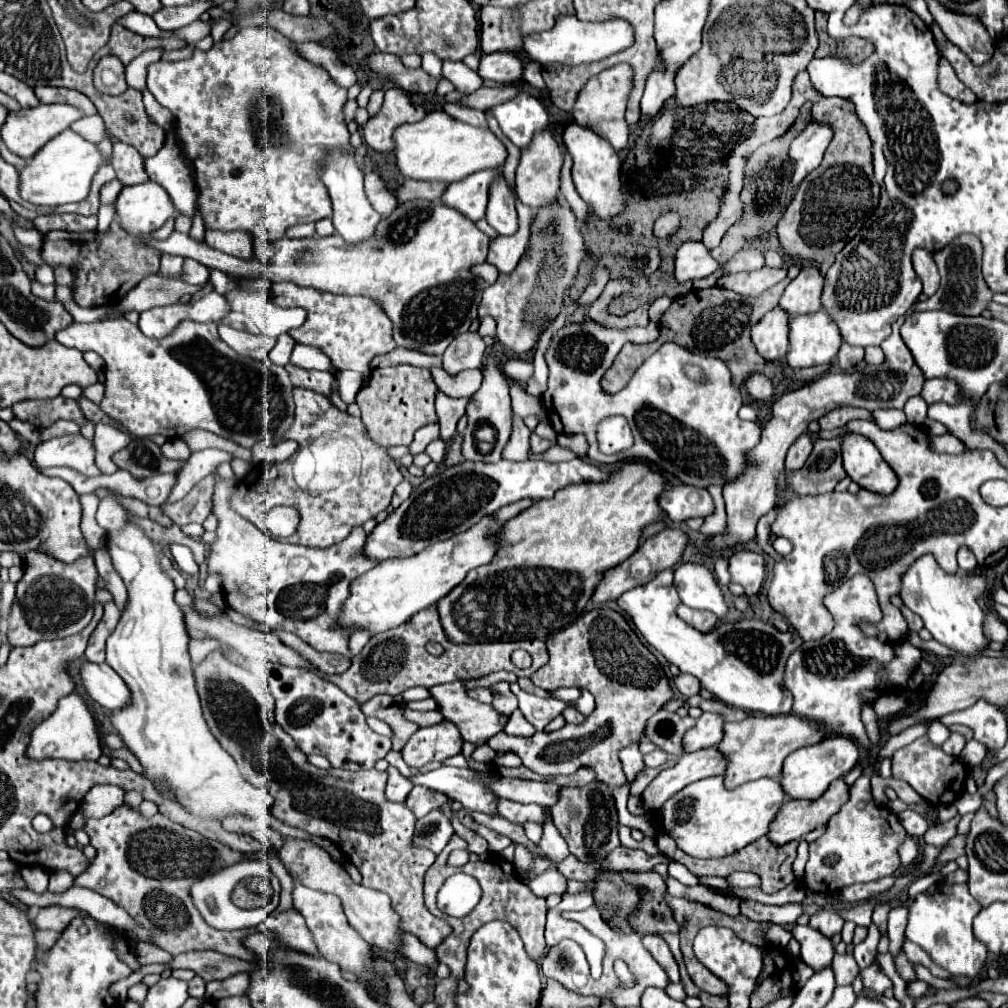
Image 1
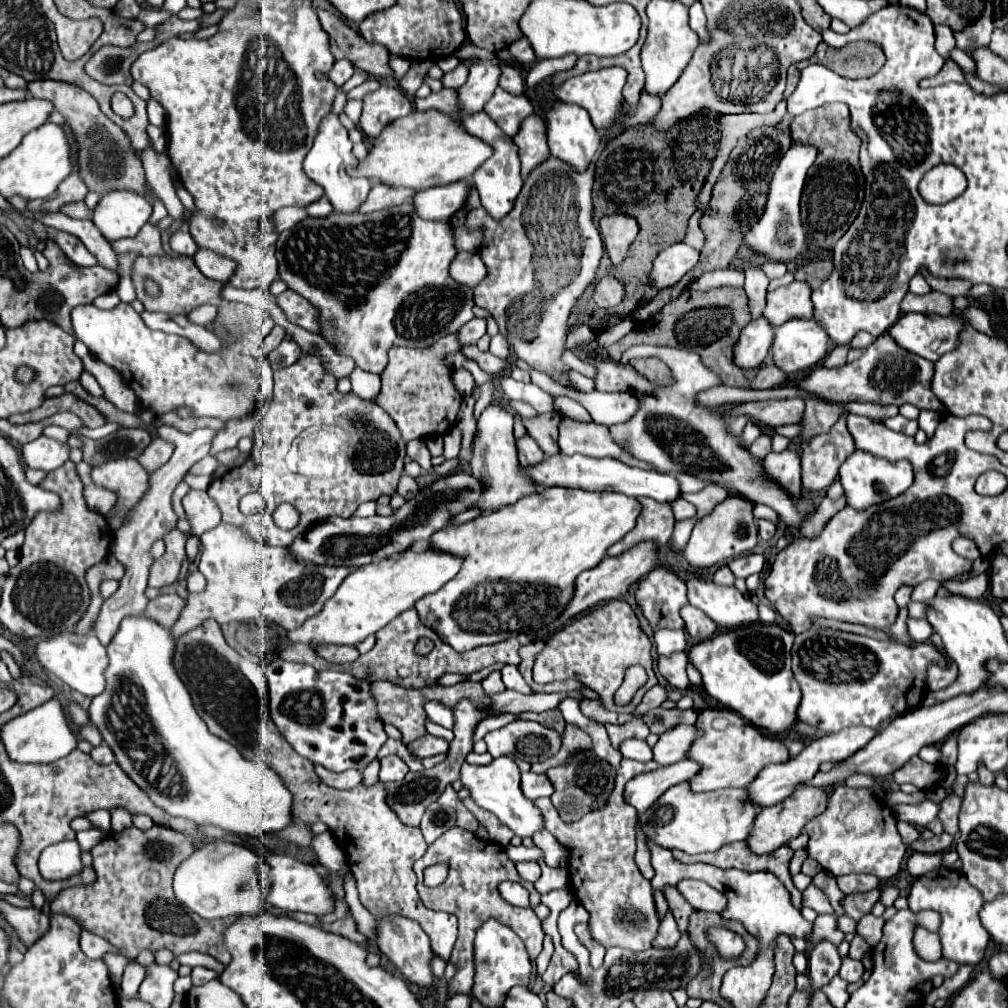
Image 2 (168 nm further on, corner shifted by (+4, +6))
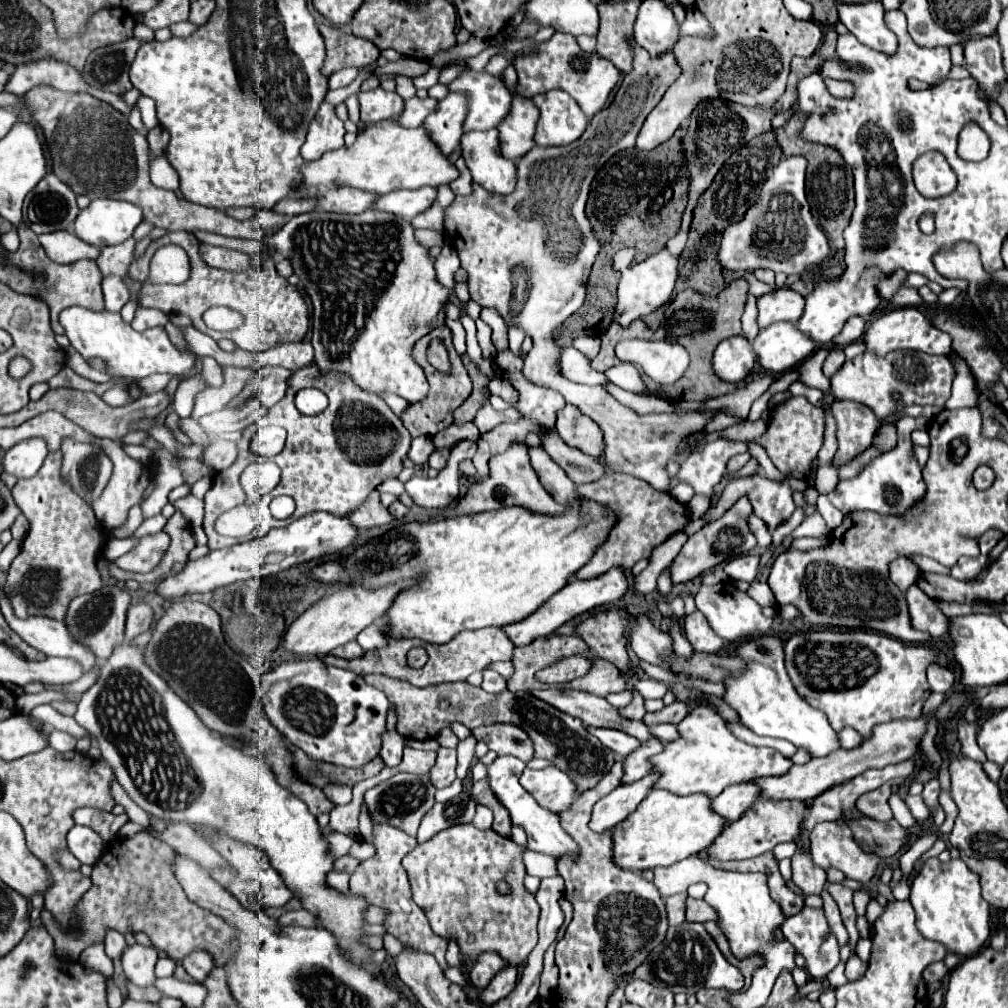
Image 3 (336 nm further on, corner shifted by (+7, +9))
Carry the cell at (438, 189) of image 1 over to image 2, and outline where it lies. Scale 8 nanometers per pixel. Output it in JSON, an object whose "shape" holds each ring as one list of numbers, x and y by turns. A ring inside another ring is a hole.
{"shape":[[372,183,372,189,370,189,370,195,366,197,366,203,362,203,362,207,358,207,358,211,360,213,372,213,372,211,380,211,386,207,402,205,402,203,410,201,414,193,416,193,414,189,388,187,384,183]]}

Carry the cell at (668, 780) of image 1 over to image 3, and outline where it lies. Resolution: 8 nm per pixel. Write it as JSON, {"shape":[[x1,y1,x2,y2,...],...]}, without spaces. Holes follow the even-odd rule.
{"shape":[[649,774,643,780,637,780,631,784,621,784,619,788,615,788,611,794,601,798,593,806,593,818,591,818,589,826,595,832,603,832,603,830,613,828,615,824,623,822,631,812,635,812,639,802,653,790,657,780,659,780,657,774]]}

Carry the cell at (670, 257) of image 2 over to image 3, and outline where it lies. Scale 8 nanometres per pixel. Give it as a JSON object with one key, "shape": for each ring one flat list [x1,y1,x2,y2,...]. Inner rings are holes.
{"shape":[[663,248,663,252,657,252,657,254,649,256,647,260,627,268,619,282,619,302,615,306,613,320,621,326,629,326,633,320,637,320,645,314,651,314,659,306,669,302,675,280,677,280,677,266,679,266,679,258,673,256,671,252,667,252,667,248]]}

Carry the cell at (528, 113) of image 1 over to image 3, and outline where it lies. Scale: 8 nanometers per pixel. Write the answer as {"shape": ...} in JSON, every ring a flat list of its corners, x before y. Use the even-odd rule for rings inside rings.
{"shape":[[467,70,465,76,449,84,451,92,469,94,469,114,465,118,465,132,469,130,491,130,501,124,501,120,511,110,511,92,503,80,495,80,485,72]]}

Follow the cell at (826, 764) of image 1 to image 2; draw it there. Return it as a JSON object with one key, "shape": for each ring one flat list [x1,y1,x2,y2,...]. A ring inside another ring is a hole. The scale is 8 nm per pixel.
{"shape":[[886,721,882,723,879,729,846,727,846,731,838,731,838,733,834,733,834,735,824,735,824,737,818,737,818,739,810,741,810,743,802,749,802,753,800,753,798,757,794,757,794,759,790,759,790,761,786,761,786,763,778,763,778,765,764,767,764,769,756,775,756,779,746,787,746,789,748,789,748,799,750,799,756,807,760,807,760,809,762,809,762,807,776,805,778,801,782,801,782,799,786,799,788,795,792,795,792,791,794,791,800,783,812,779,812,777,816,775,816,771,818,771,818,767,820,767,822,761,834,761,834,763,836,763,836,761,844,761,844,759,852,757,860,747,864,747,864,745,874,737,874,733,878,733,880,729,887,727,891,722,892,721]]}

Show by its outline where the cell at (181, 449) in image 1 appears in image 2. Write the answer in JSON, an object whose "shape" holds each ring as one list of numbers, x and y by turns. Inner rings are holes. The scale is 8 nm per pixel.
{"shape":[[158,437,138,457,138,463,142,463,142,467,148,471,148,475,152,475,158,467,162,467,170,459,172,453,174,453,174,445,170,441,164,441,164,439]]}

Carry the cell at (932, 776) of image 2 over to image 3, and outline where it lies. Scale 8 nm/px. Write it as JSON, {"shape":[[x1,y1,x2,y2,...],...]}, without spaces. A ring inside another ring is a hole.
{"shape":[[905,760,897,766,887,766,883,770,867,770,863,774,851,778,849,782,843,782,835,788,829,788,827,792,823,792,821,796,817,796,811,802,807,818,801,826,803,830,799,834,797,846,803,848,809,844,809,836,811,836,811,830,815,828,815,824,825,822,825,820,837,820,847,808,855,806,855,802,861,794,875,790,893,778,907,778,913,770,915,770,915,762]]}

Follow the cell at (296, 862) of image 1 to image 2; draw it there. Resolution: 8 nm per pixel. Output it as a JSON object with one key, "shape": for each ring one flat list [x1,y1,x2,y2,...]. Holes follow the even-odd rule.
{"shape":[[388,917,388,919,378,919,378,949,396,965,396,969,410,981,416,983,418,987,434,987,434,975,432,975,432,947,428,937,424,935,422,927,404,917]]}

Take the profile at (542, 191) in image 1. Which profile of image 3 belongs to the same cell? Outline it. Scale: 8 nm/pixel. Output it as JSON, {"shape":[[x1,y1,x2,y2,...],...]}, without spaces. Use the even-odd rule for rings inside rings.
{"shape":[[513,96,515,104,507,114,507,120,499,124,501,136,501,152,509,160,519,160,535,146,535,126,539,120,539,110,531,104,531,100]]}

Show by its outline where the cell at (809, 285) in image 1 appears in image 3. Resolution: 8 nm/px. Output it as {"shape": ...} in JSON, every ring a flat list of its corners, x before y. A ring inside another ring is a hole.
{"shape":[[779,288,771,294,765,294,757,300,759,328,767,328,781,320,797,324,803,316,803,308,805,308,805,298,791,288]]}

